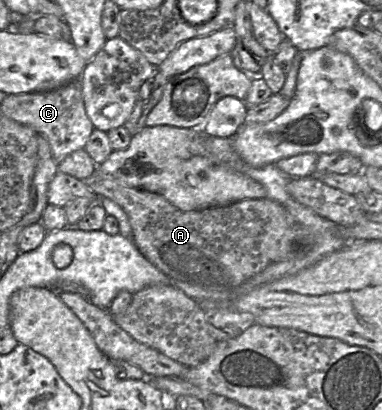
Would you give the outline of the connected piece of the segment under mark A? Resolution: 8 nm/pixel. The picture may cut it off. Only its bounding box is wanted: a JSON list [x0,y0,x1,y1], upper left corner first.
[83,166,314,299]

